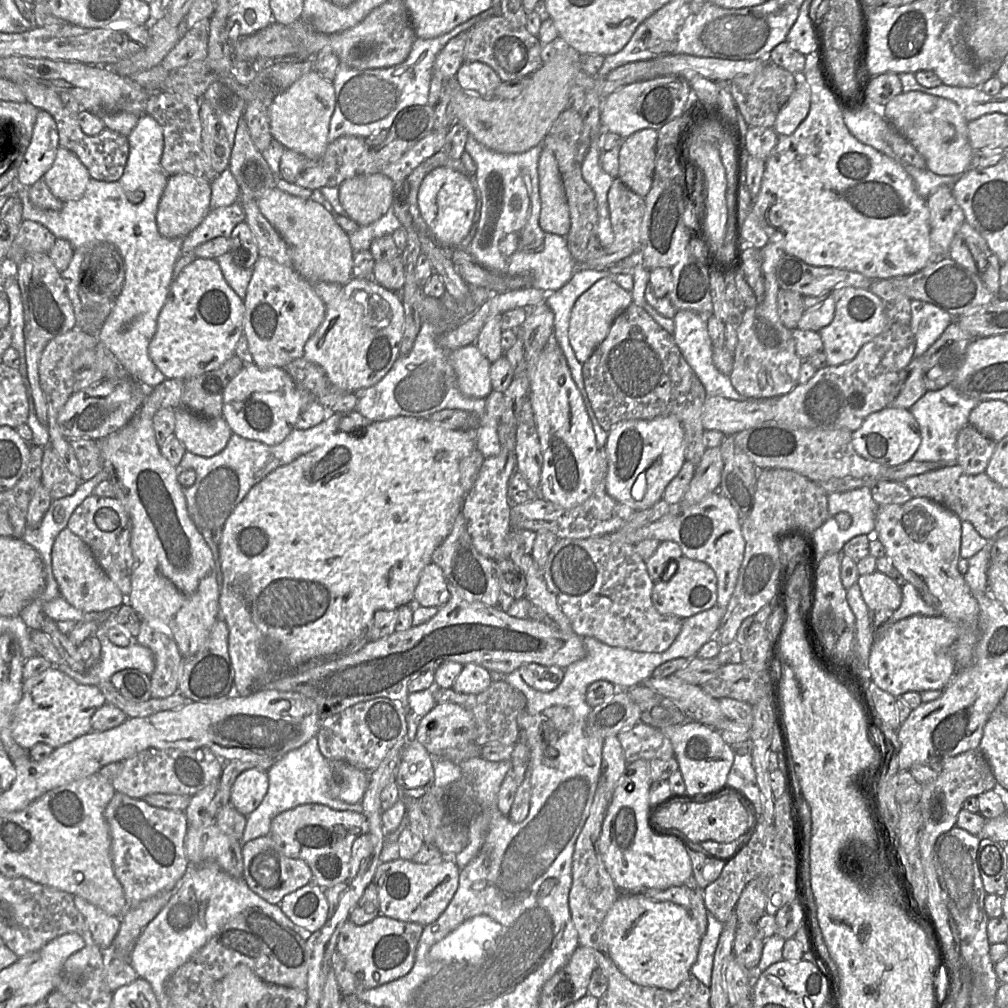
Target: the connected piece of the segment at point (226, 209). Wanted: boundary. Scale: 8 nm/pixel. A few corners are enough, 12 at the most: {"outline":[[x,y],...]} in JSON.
{"outline":[[240,202],[211,209],[184,238],[181,255],[230,237],[245,221]]}

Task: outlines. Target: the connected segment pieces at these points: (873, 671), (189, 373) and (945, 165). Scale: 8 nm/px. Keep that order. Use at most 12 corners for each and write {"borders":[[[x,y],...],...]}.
{"borders":[[[913,615],[874,640],[868,680],[895,698],[944,690],[961,625]],[[216,259],[170,285],[148,346],[185,381],[235,355],[243,300]],[[902,92],[883,117],[940,176],[971,167],[968,122],[951,100]]]}

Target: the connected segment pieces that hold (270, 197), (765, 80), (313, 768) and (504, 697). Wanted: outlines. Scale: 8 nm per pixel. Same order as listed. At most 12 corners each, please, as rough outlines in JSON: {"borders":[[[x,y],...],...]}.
{"borders":[[[311,198],[257,201],[310,282],[352,278],[349,236]],[[772,62],[730,81],[749,127],[772,127],[796,86]],[[315,735],[267,771],[242,843],[280,813],[310,803],[364,813],[330,793],[333,763]],[[505,679],[478,694],[433,687],[436,703],[469,710],[476,743],[515,745],[526,696]]]}

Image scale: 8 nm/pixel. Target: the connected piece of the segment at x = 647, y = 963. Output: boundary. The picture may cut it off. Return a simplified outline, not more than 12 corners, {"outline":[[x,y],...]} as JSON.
{"outline":[[621,893],[603,920],[619,970],[675,990],[701,935],[690,911]]}

